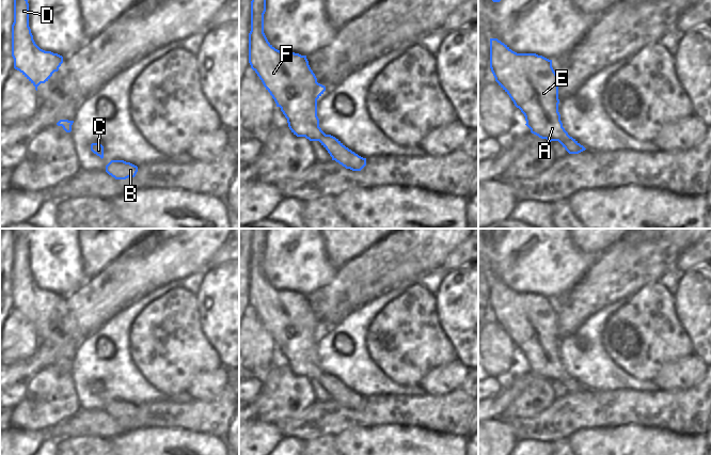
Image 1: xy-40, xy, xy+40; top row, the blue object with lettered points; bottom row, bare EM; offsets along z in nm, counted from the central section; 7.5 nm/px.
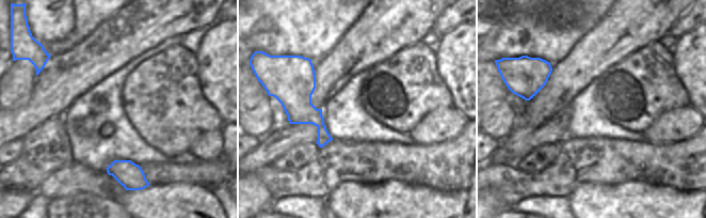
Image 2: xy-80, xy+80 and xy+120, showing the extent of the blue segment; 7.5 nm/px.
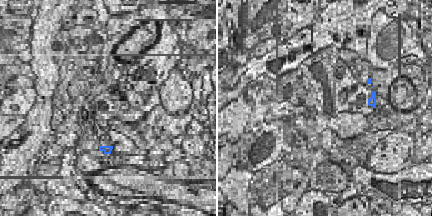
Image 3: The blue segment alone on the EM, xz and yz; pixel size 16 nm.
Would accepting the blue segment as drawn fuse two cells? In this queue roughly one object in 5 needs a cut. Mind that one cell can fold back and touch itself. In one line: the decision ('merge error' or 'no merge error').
no merge error

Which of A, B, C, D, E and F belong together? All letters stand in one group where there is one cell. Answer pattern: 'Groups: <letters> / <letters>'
Groups: A B C D E F

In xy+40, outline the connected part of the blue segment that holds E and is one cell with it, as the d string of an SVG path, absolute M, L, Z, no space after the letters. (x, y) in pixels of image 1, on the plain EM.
M490 278L490 308L495 320L524 354L525 364L532 373L550 381L558 380L569 393L586 389L563 366L558 351L558 317L552 307L552 299L536 293L517 293L497 278Z

